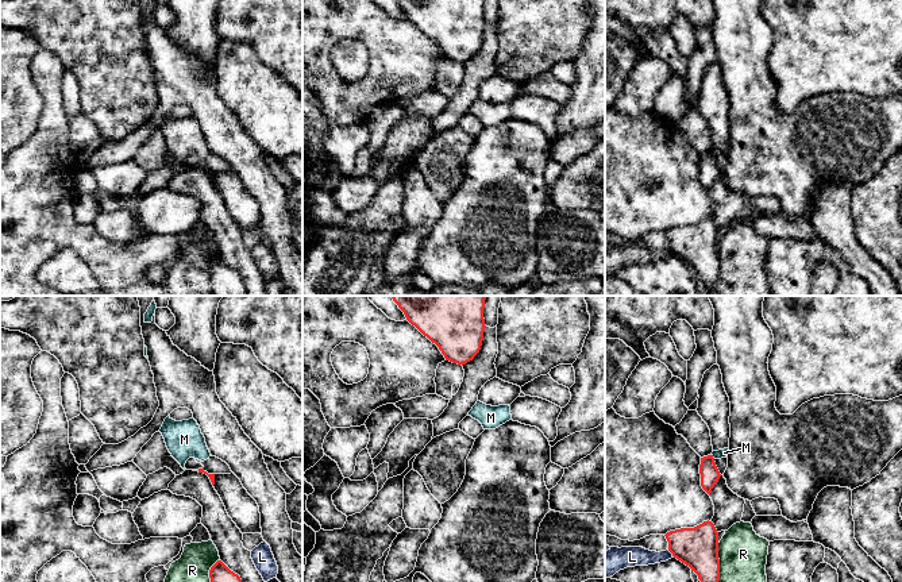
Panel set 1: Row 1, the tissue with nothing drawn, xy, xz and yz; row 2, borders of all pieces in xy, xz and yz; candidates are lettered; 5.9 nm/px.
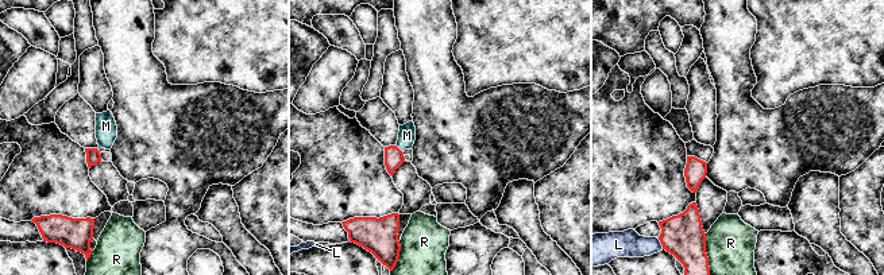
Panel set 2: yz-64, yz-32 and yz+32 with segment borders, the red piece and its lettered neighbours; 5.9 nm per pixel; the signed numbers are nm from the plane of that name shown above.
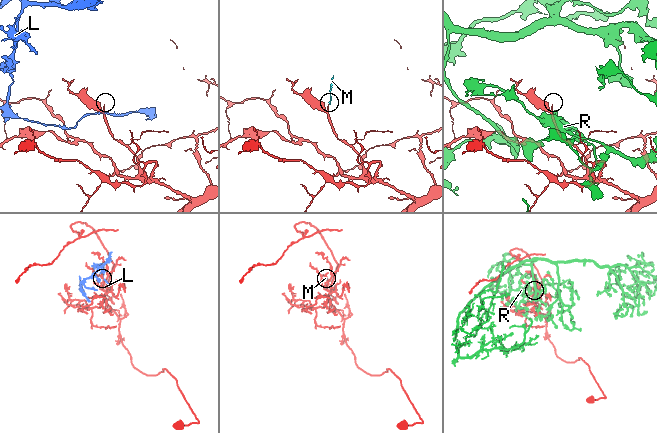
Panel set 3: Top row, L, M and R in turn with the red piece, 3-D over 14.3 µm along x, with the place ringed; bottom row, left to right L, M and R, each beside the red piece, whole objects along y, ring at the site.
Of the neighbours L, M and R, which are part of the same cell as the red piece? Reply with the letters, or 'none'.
M

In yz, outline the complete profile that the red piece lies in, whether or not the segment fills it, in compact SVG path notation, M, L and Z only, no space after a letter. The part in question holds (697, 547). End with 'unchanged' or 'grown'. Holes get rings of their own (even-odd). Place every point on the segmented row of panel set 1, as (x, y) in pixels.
M712 521L666 535L668 551L698 575L701 582L718 582L718 532Z; unchanged

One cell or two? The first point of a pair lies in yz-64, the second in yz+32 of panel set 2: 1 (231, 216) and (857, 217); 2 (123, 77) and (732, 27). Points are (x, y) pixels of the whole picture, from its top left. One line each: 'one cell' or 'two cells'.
1: two cells
2: one cell

